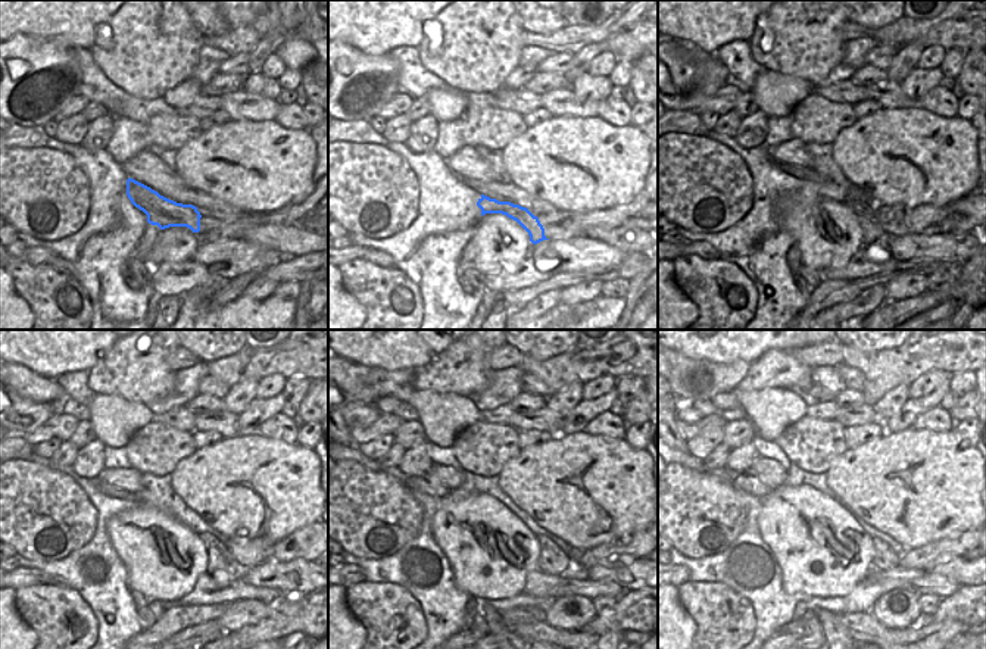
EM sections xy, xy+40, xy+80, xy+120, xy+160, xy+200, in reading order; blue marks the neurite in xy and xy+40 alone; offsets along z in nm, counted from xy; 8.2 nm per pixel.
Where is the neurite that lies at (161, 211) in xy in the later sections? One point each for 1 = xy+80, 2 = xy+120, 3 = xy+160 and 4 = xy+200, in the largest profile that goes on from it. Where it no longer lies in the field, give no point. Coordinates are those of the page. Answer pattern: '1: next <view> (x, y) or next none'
1: next xy+80 (871, 228)
2: next xy+120 (220, 557)
3: next xy+160 (552, 559)
4: next xy+200 (885, 558)

